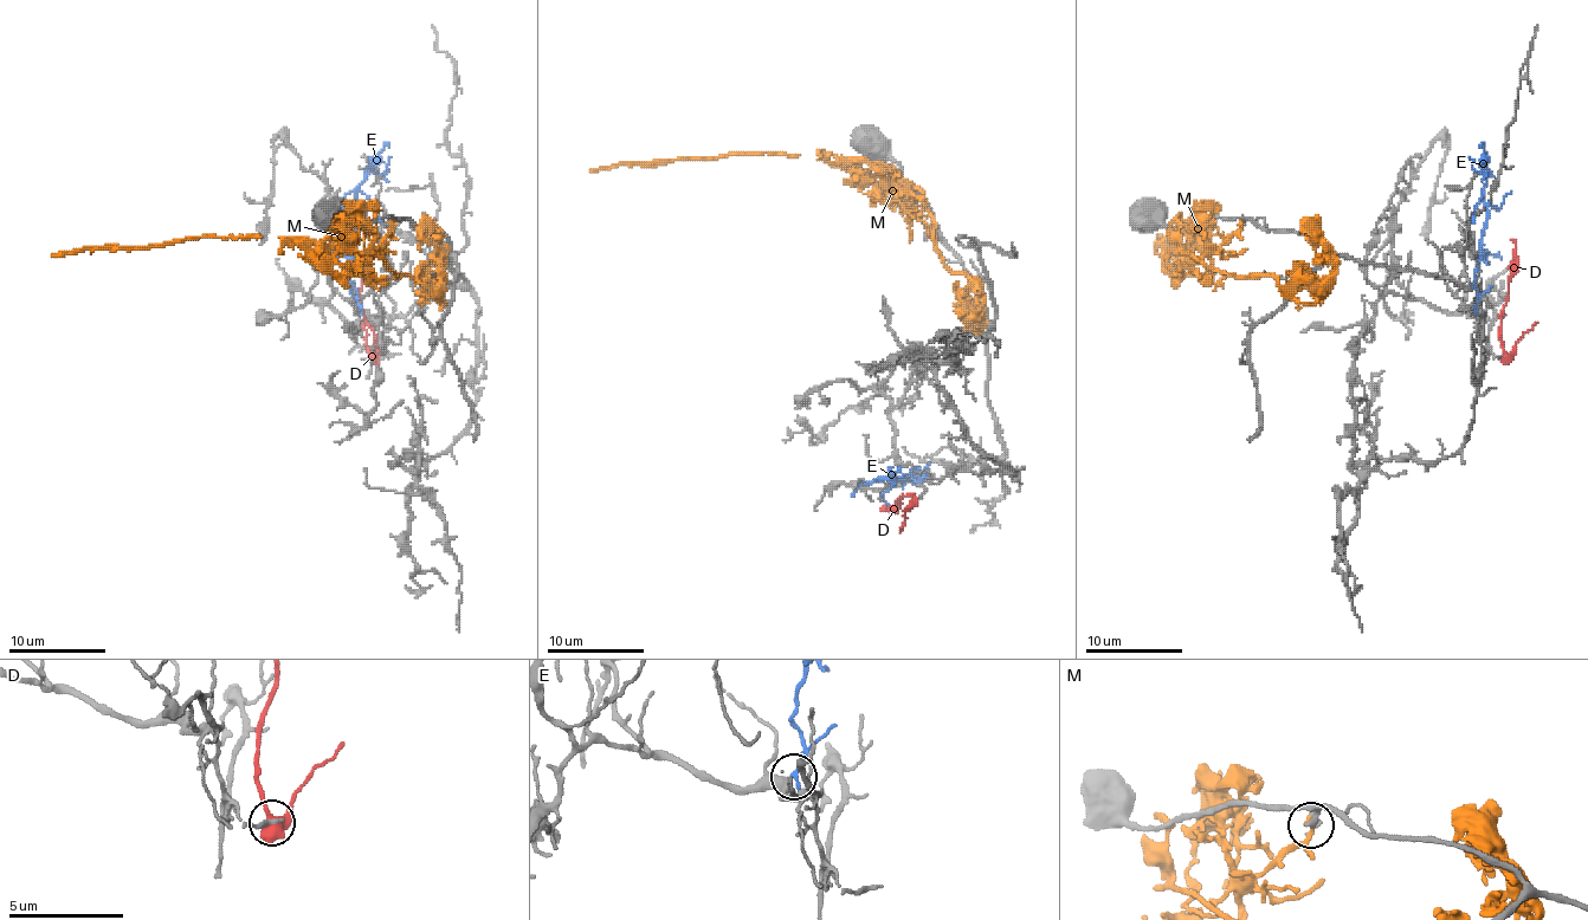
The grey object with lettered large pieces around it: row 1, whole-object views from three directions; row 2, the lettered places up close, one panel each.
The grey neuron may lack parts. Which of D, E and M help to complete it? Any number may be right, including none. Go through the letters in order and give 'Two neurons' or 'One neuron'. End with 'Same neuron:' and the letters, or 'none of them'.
D: Two neurons
E: One neuron
M: Two neurons
Same neuron: E

